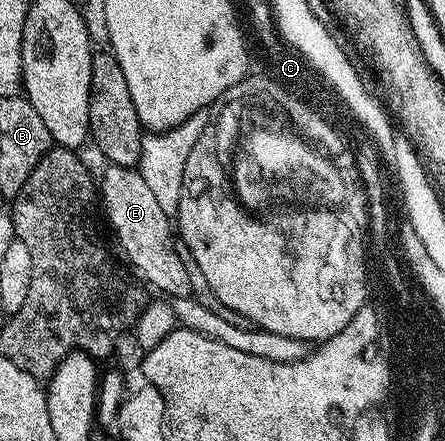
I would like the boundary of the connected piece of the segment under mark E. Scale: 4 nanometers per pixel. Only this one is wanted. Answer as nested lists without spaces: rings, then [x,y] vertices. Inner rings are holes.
[[[106,164],[105,170],[99,173],[99,201],[105,204],[105,213],[109,216],[109,225],[117,236],[123,252],[129,256],[129,261],[146,277],[144,280],[150,286],[158,289],[158,294],[166,298],[192,298],[191,269],[186,258],[177,254],[175,244],[175,229],[171,219],[159,207],[155,194],[148,187],[143,175],[136,168],[128,169],[118,165]]]

